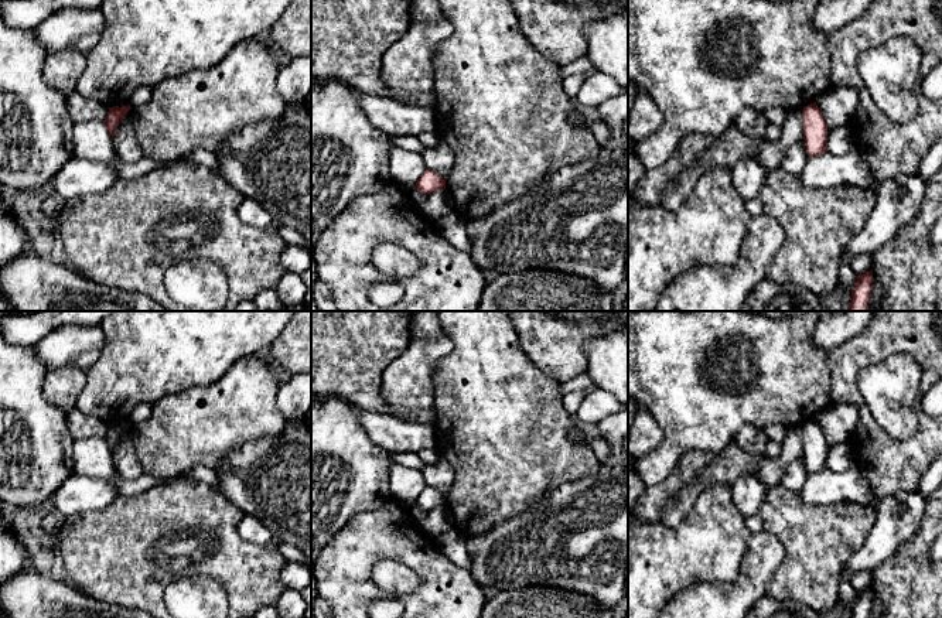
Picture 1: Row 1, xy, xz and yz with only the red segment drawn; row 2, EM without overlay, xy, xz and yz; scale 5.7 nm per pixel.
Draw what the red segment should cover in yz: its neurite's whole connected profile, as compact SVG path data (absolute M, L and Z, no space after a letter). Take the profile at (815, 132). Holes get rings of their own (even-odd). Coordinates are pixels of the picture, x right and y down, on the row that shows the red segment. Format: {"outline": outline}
{"outline": "M813 102L802 109L803 140L809 157L818 157L827 150L827 126L818 105Z"}

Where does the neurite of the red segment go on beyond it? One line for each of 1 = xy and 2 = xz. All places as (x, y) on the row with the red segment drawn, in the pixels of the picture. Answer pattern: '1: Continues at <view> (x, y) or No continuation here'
1: No continuation here
2: No continuation here

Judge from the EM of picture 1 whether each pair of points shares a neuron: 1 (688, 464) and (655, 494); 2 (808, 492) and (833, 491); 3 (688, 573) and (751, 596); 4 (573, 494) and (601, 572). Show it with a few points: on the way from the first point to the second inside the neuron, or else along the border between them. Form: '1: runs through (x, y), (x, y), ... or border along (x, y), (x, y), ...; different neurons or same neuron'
1: runs through (683, 473), (664, 492); same neuron
2: runs through (813, 491), (828, 491); same neuron
3: border along (743, 562), (733, 581), (696, 583), (686, 589); different neurons
4: runs through (577, 514), (580, 519), (580, 543), (586, 552); same neuron

